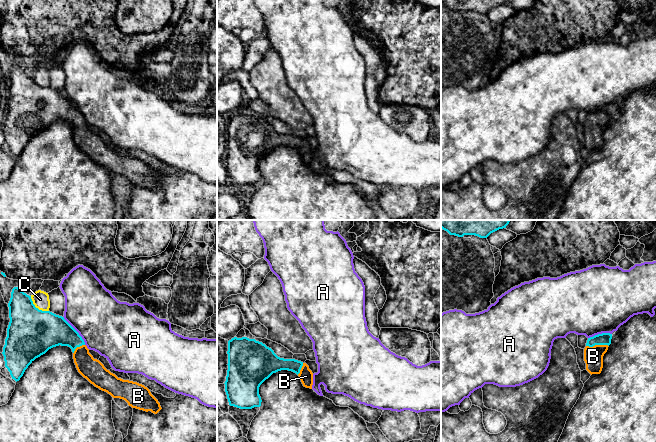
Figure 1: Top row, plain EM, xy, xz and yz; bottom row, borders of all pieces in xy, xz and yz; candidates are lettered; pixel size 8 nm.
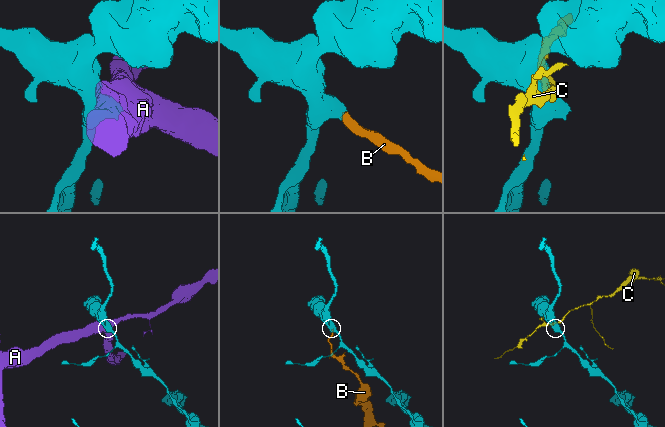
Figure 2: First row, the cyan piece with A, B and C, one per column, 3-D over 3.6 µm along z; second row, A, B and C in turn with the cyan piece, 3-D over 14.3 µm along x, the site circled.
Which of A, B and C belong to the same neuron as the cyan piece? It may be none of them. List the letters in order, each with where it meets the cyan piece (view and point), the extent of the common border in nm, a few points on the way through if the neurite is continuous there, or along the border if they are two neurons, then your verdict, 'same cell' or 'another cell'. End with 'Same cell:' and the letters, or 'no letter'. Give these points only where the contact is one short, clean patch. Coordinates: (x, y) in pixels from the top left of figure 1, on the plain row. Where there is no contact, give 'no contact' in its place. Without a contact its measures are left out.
A: xy (75, 106) | 300 nm | along xy (63, 92), (85, 120) | another cell
B: yz (597, 120) | 180 nm | across yz (605, 114), (597, 120), (593, 132) | same cell
C: xy (37, 84) | 200 nm | another cell
Same cell: B

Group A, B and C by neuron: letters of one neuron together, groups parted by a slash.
A / B / C

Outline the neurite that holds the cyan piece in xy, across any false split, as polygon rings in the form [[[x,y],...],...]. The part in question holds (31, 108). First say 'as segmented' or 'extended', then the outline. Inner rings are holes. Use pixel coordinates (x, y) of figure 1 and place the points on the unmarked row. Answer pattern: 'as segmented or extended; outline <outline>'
extended; outline [[[14,63],[8,79],[10,98],[7,113],[3,123],[5,143],[16,158],[23,152],[28,142],[49,125],[56,122],[68,122],[72,125],[73,135],[78,148],[91,160],[107,168],[113,174],[125,176],[129,182],[157,190],[162,184],[150,166],[137,158],[123,156],[107,146],[104,141],[89,129],[84,116],[79,109],[64,95],[50,87],[42,87],[35,83],[31,72]]]

